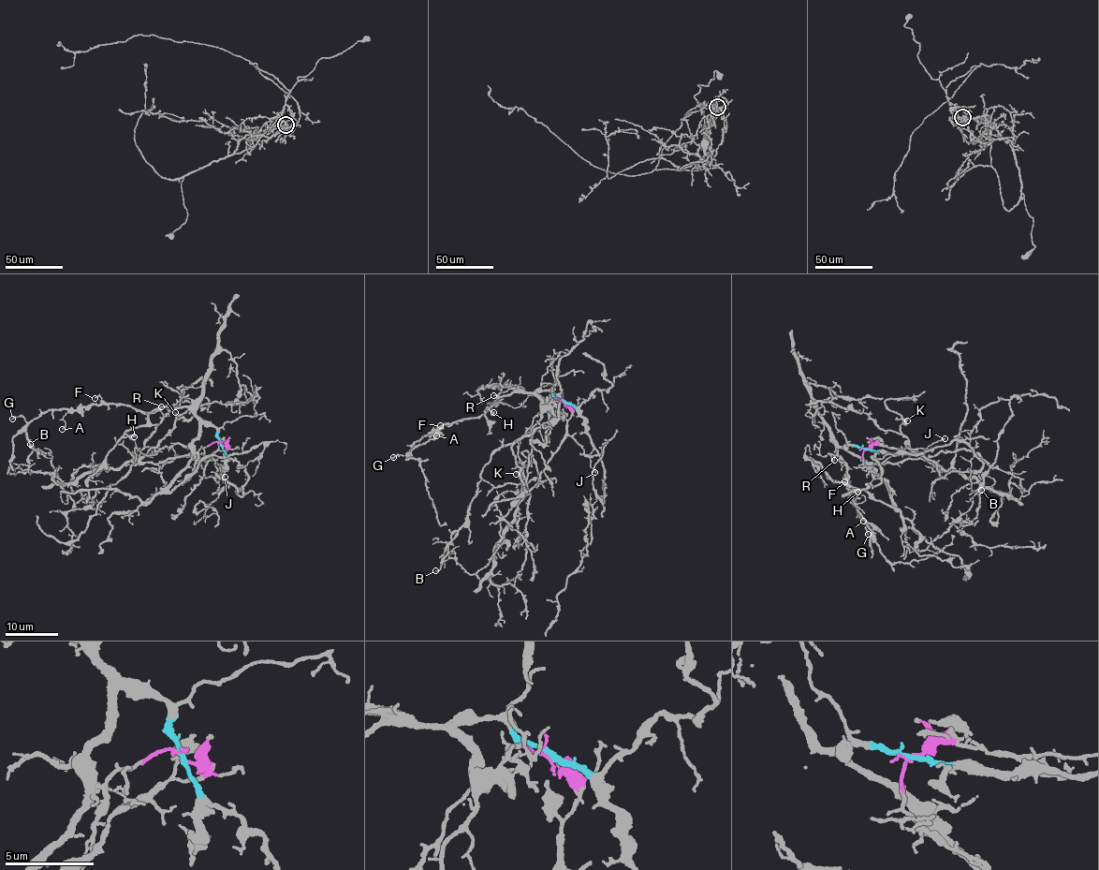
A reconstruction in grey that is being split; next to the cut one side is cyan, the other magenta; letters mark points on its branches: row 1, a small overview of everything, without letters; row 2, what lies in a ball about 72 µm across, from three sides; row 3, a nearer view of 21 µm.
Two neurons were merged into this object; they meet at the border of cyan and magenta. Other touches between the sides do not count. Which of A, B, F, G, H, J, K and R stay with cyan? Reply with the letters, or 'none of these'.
A, F, G, H, J, R

